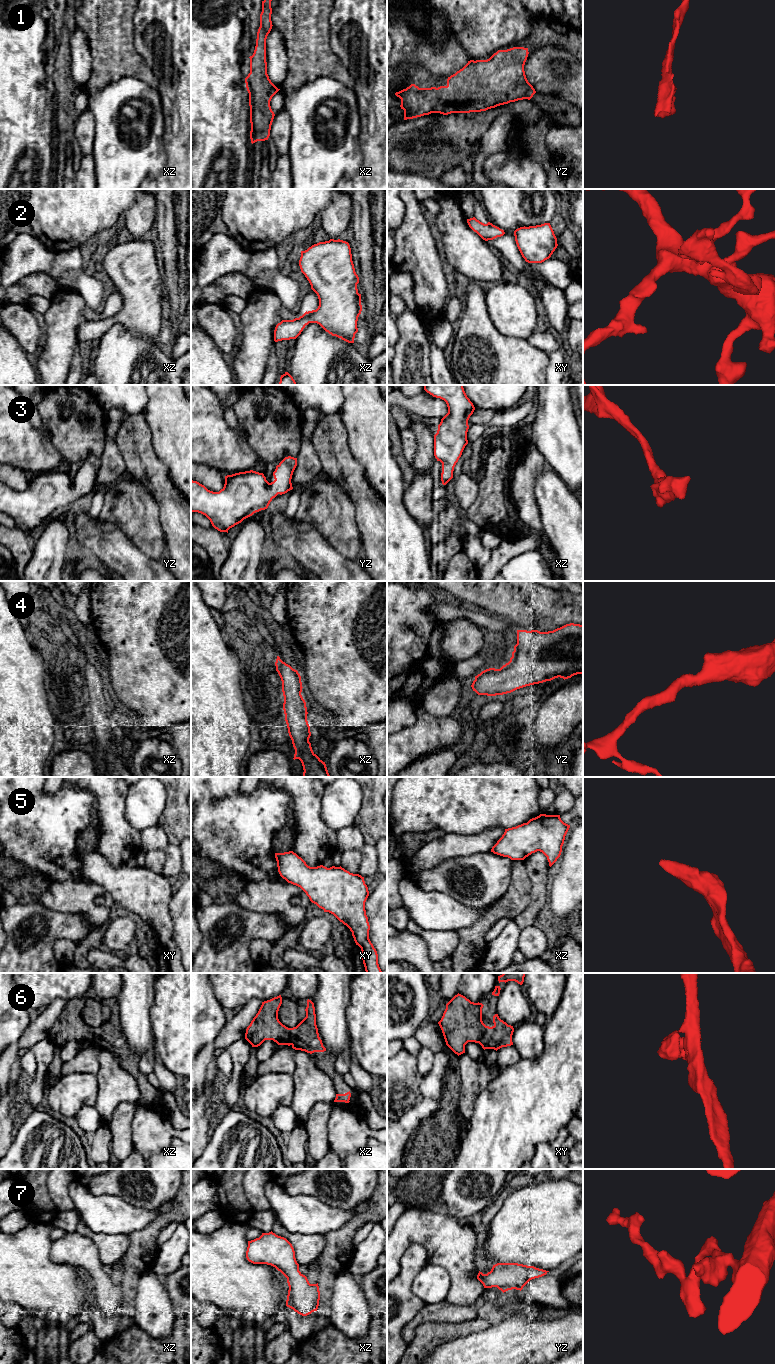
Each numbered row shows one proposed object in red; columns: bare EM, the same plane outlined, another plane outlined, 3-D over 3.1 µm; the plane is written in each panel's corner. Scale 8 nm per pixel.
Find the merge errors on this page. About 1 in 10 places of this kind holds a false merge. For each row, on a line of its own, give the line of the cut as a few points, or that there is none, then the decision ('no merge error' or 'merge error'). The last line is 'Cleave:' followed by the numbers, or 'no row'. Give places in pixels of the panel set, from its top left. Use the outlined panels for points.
1: no cut; no merge error
2: no cut; no merge error
3: no cut; no merge error
4: no cut; no merge error
5: no cut; no merge error
6: no cut; no merge error
7: no cut; no merge error
Cleave: no row

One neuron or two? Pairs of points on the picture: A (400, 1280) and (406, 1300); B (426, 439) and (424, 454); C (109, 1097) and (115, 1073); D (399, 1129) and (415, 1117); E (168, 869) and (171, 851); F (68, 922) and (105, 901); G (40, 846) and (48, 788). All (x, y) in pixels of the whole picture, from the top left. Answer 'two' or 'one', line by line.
A: one
B: one
C: one
D: one
E: one
F: two
G: two

